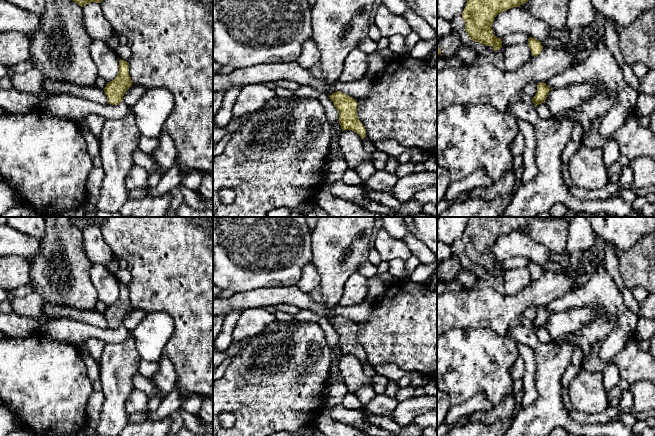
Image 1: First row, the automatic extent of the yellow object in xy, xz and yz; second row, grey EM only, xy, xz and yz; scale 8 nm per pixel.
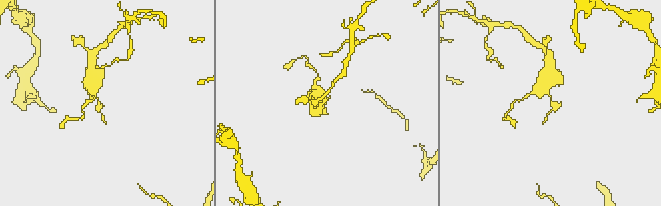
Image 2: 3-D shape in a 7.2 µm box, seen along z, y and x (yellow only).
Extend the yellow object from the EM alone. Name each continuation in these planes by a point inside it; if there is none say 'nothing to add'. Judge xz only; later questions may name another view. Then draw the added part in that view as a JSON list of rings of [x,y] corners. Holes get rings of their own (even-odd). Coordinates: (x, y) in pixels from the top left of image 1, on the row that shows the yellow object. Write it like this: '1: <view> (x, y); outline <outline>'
nothing to add

